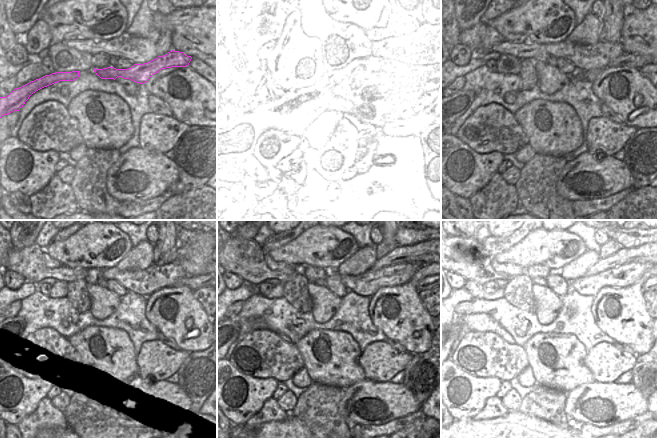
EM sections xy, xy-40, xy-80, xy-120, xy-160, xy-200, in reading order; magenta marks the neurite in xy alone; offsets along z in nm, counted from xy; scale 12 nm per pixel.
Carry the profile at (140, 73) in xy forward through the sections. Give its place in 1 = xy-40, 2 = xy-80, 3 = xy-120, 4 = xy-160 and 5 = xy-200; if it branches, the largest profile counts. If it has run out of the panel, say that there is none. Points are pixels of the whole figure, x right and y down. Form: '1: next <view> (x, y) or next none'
1: next xy-40 (363, 75)
2: next xy-80 (632, 60)
3: next xy-120 (193, 282)
4: next xy-160 (420, 286)
5: next xy-200 (644, 285)

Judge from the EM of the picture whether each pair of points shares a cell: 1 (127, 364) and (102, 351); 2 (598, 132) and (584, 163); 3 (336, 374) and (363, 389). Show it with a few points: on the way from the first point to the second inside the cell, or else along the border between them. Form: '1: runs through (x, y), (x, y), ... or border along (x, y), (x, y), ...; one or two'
1: runs through (121, 364), (117, 364), (108, 355); one
2: border along (587, 150), (593, 153), (612, 156); two
3: border along (365, 377), (344, 389); two

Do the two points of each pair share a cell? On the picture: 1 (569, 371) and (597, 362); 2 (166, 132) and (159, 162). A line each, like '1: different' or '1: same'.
1: different
2: different

